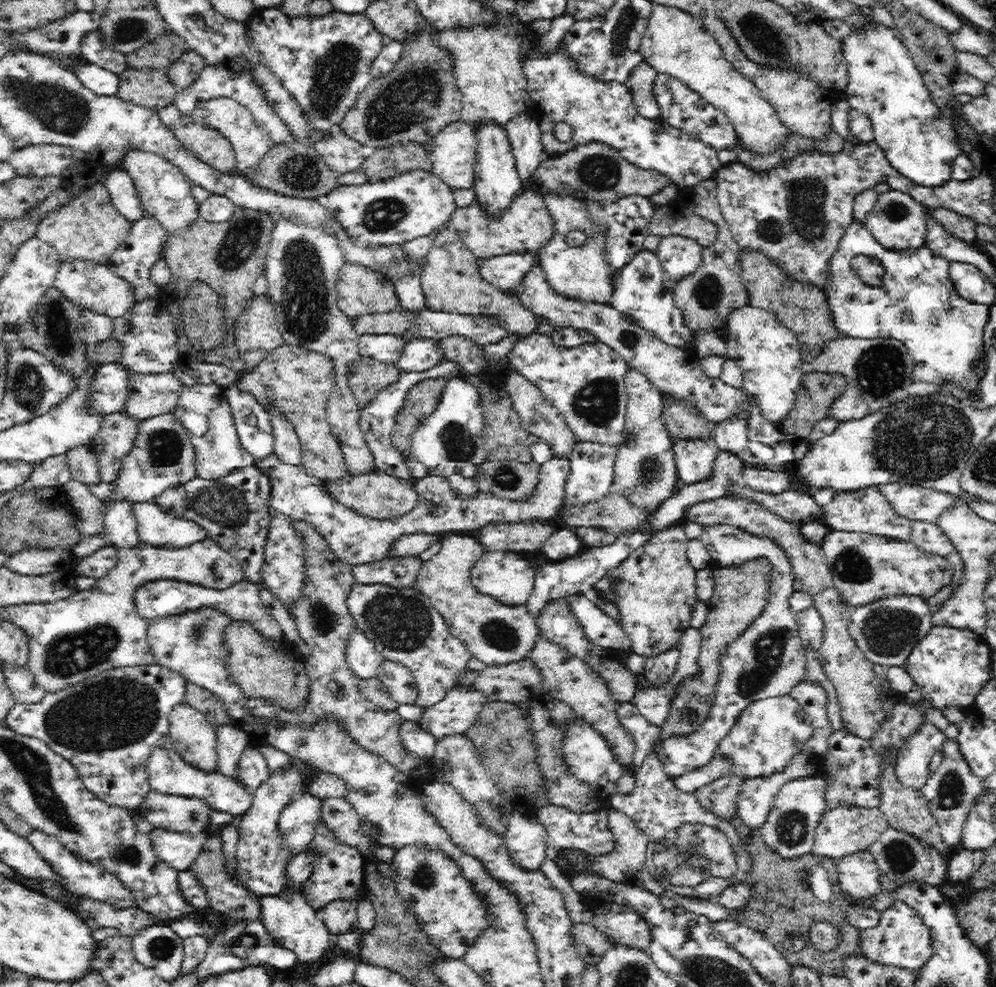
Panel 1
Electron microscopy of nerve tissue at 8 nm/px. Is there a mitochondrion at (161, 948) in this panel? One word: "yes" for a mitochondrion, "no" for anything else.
yes

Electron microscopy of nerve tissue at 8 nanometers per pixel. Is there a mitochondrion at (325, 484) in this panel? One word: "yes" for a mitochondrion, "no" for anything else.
no

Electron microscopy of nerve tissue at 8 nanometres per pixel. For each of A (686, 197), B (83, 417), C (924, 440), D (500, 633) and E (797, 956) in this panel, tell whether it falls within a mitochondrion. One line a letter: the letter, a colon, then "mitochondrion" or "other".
A: other
B: other
C: mitochondrion
D: mitochondrion
E: other

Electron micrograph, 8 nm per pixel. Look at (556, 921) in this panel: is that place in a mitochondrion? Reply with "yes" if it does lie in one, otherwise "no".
no

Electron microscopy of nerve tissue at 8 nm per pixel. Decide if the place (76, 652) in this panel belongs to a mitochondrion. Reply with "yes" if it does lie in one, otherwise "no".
yes

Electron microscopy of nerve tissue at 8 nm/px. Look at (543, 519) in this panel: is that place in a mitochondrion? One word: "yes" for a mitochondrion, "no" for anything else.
no

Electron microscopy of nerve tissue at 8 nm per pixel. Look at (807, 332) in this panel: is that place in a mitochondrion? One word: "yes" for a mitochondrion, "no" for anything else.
no

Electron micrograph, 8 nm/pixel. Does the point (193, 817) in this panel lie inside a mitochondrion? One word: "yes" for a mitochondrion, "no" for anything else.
yes

